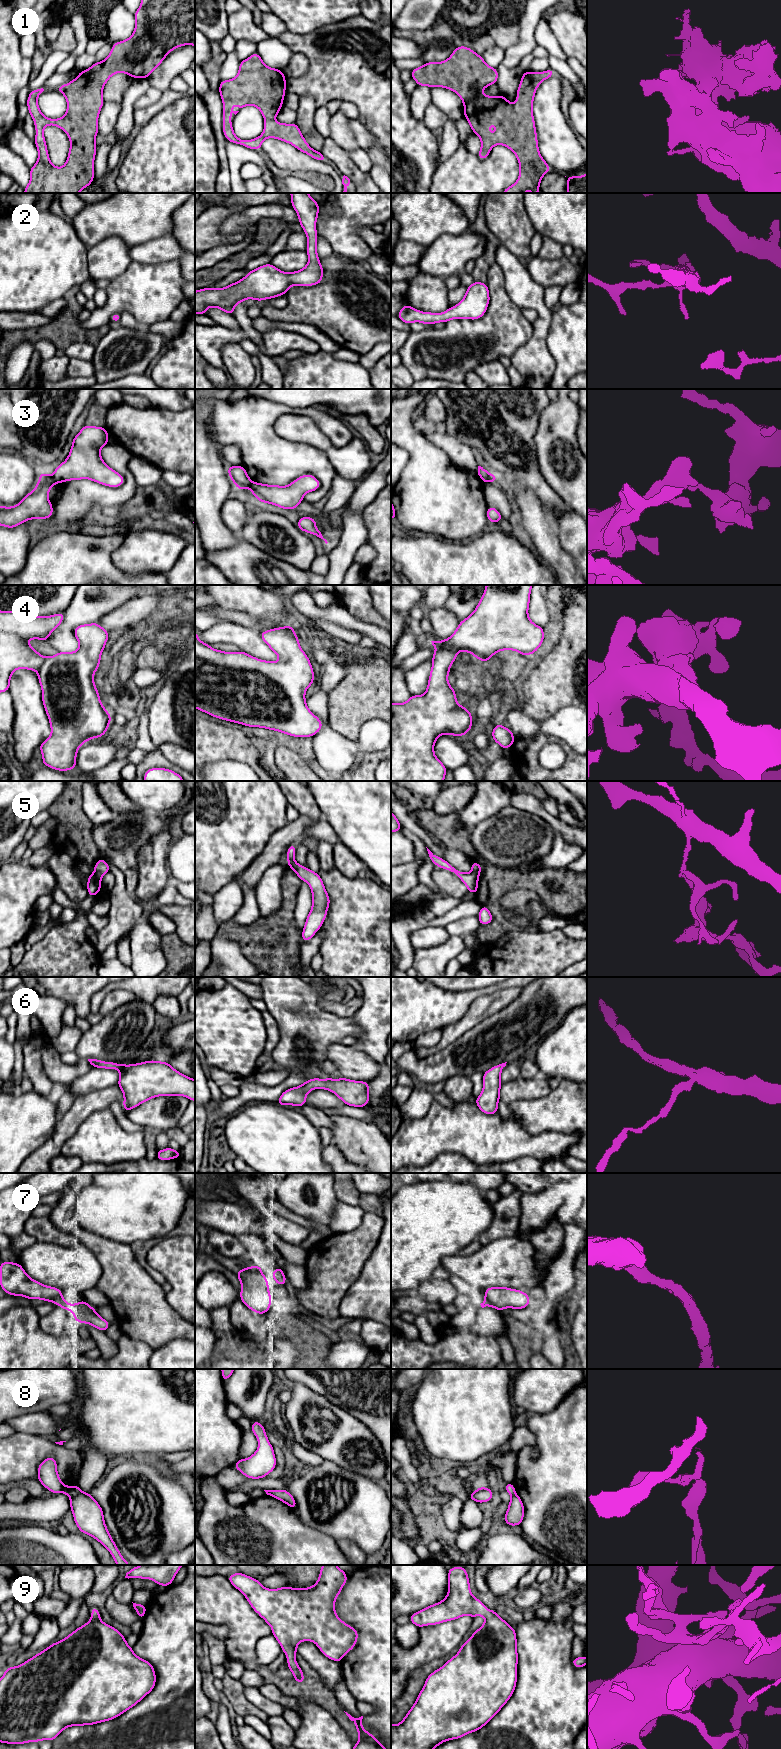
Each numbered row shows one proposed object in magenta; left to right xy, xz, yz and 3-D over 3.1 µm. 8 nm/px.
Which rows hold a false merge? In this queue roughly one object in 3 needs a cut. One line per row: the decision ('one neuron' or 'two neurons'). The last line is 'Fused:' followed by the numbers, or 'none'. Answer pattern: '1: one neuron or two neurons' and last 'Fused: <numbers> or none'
1: one neuron
2: one neuron
3: two neurons
4: one neuron
5: two neurons
6: one neuron
7: one neuron
8: two neurons
9: one neuron
Fused: 3, 5, 8

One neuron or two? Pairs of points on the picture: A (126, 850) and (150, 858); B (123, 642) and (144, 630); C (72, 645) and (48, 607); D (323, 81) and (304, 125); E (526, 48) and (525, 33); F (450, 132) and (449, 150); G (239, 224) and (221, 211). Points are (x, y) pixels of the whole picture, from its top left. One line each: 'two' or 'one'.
A: two
B: one
C: two
D: two
E: one
F: one
G: two

